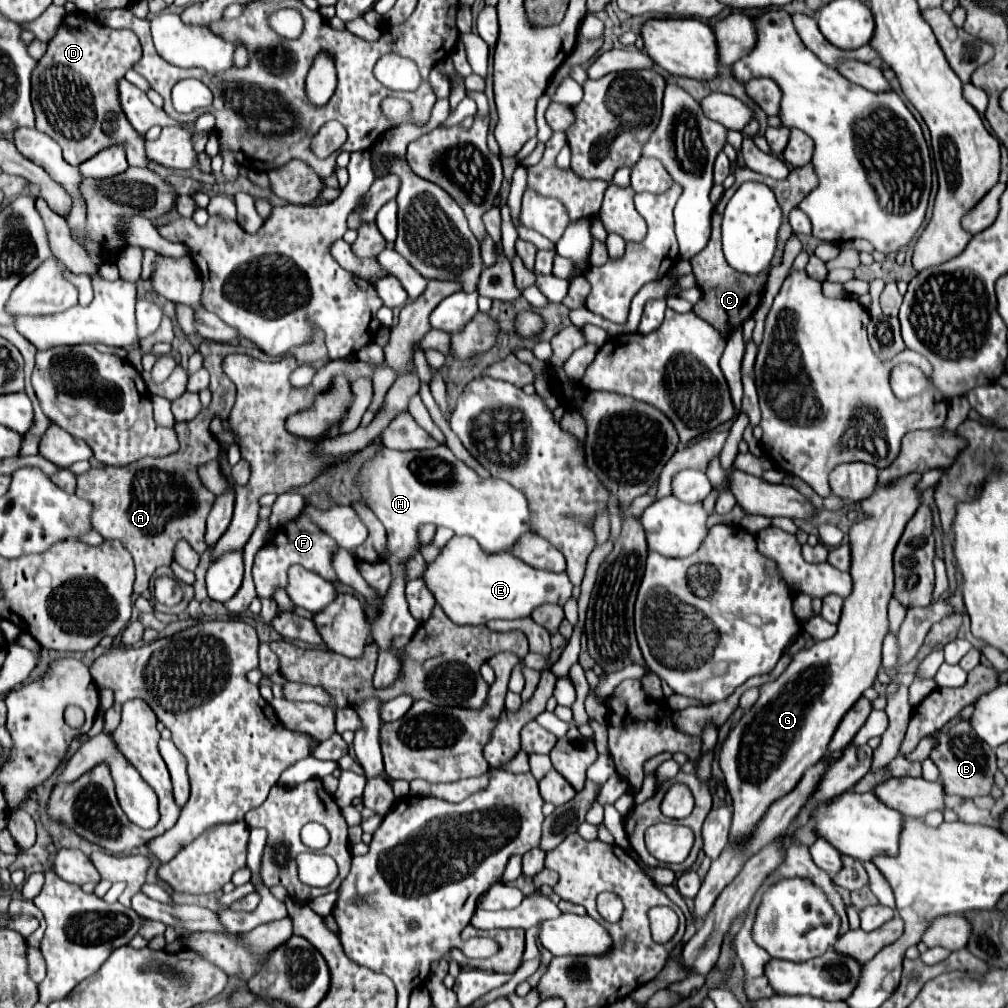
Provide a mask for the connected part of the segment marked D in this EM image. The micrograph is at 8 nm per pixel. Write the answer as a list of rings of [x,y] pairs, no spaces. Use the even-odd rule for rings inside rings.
[[[76,11],[66,15],[58,27],[56,37],[48,43],[46,55],[38,61],[32,73],[32,105],[36,115],[36,129],[50,135],[64,151],[70,165],[80,165],[100,149],[124,143],[128,163],[132,167],[148,167],[144,143],[132,125],[126,121],[116,91],[116,81],[124,77],[132,63],[142,55],[140,41],[128,29],[106,29],[92,21],[88,15]]]

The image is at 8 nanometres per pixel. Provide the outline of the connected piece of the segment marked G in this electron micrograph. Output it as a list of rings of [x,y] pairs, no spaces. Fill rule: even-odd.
[[[920,475],[902,477],[860,503],[866,517],[850,529],[850,575],[854,589],[844,601],[838,633],[832,639],[816,641],[810,649],[798,651],[776,681],[764,683],[758,701],[730,729],[722,743],[720,767],[734,809],[730,845],[746,845],[752,839],[768,807],[790,793],[804,771],[824,757],[842,717],[874,685],[882,661],[882,641],[888,633],[886,609],[894,585],[892,553],[906,523],[920,505],[914,491],[918,479]]]

